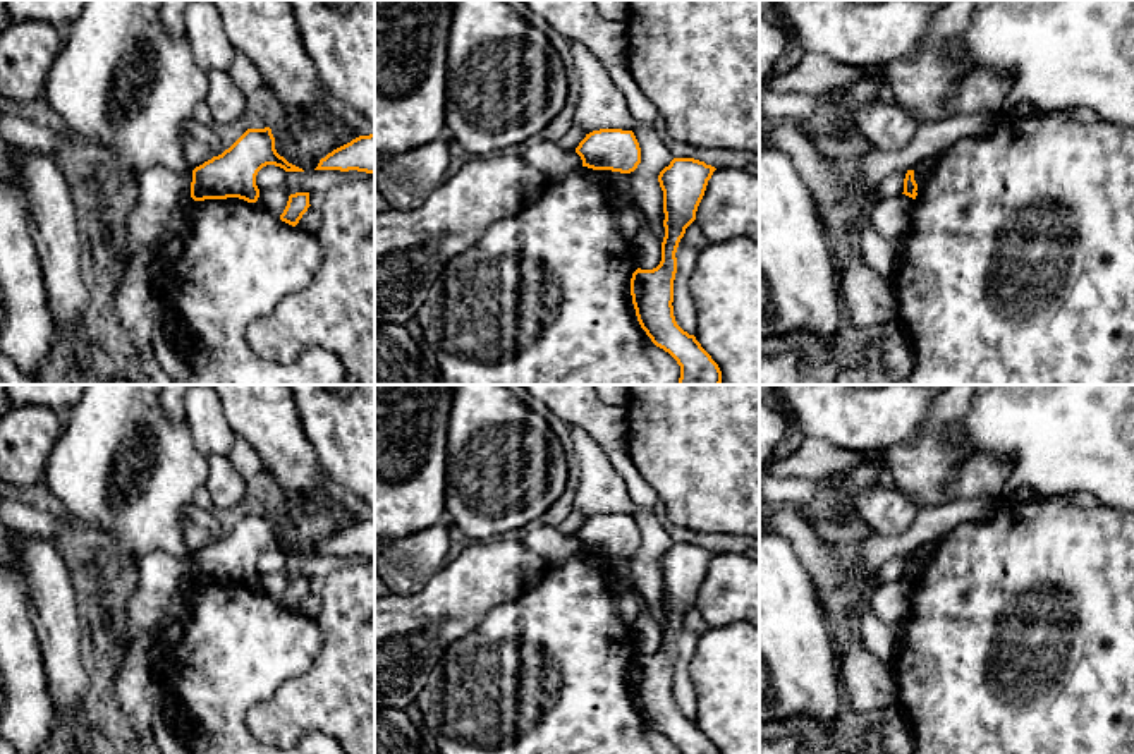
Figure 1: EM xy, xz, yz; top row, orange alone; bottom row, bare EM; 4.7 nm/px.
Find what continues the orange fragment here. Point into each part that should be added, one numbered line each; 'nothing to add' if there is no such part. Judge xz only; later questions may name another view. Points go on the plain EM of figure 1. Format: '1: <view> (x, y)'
nothing to add

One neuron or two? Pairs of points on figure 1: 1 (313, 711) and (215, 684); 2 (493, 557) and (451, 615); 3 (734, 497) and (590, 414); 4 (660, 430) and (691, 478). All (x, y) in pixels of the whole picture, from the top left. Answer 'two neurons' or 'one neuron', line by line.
1: two neurons
2: one neuron
3: two neurons
4: one neuron

